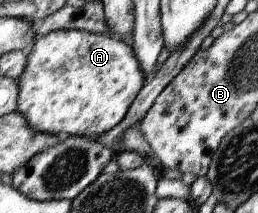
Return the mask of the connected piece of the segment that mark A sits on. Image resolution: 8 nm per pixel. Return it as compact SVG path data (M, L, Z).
M56 30L37 37L27 49L26 68L18 78L18 106L16 111L24 116L30 128L36 132L59 137L100 137L124 120L136 96L144 86L144 71L136 58L130 42L116 36L90 33L84 30Z

